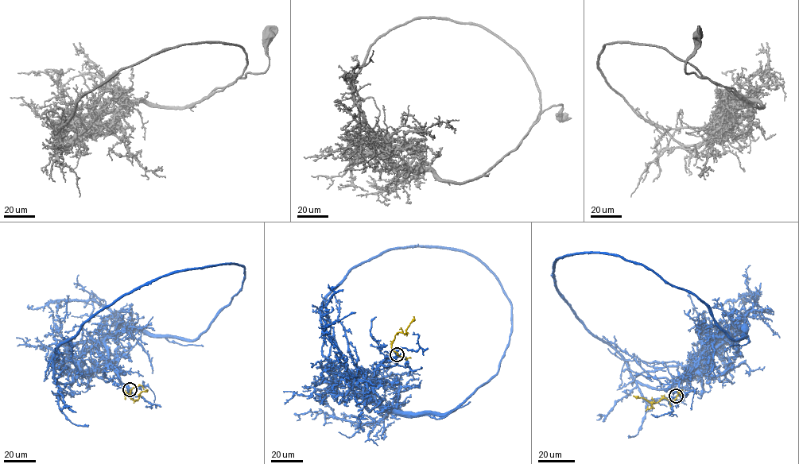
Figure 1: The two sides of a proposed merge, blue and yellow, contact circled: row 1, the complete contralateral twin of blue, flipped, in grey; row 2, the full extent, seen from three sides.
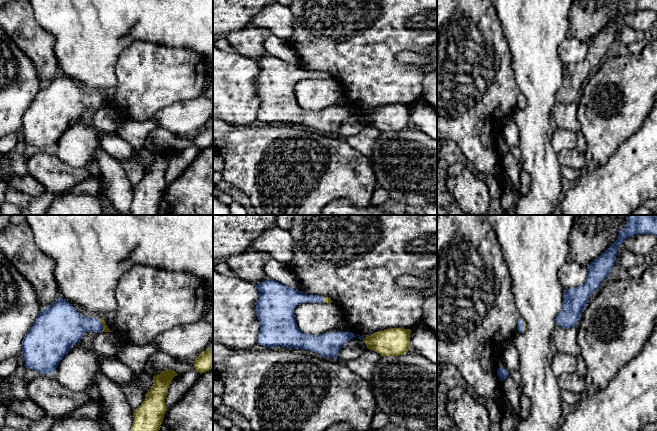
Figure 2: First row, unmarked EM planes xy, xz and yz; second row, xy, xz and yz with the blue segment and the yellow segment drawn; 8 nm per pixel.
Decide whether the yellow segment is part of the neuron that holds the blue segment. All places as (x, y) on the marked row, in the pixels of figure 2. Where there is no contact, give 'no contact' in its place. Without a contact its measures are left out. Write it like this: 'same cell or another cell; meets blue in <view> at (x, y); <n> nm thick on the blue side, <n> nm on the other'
another cell; meets blue in xy at (102, 325); 240 nm thick on the blue side, 50 nm on the other

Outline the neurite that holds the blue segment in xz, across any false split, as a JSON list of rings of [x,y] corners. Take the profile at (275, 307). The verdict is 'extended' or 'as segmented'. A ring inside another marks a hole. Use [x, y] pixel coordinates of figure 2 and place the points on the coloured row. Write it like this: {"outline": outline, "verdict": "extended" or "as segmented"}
{"outline": [[[272,279],[257,284],[256,288],[259,292],[256,315],[260,322],[257,343],[261,346],[309,350],[337,359],[342,346],[356,337],[349,331],[312,335],[298,328],[294,309],[302,303],[323,302],[323,296],[308,295]]], "verdict": "as segmented"}

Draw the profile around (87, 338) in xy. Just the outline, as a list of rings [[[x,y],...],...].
[[[94,331],[86,332],[80,340],[81,347],[84,350],[88,350],[91,345],[92,340],[97,336],[97,334],[98,332],[94,332]]]

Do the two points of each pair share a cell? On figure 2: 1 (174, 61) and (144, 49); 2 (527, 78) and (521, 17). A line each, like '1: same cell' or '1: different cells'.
1: same cell
2: same cell

